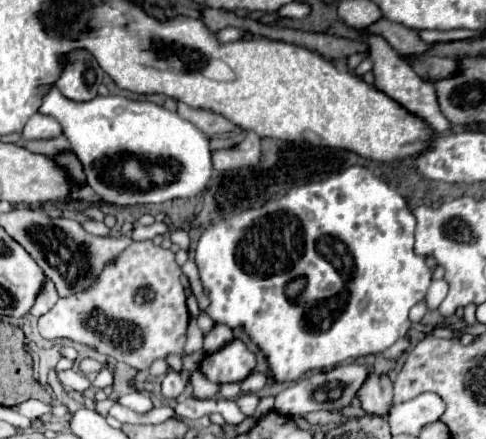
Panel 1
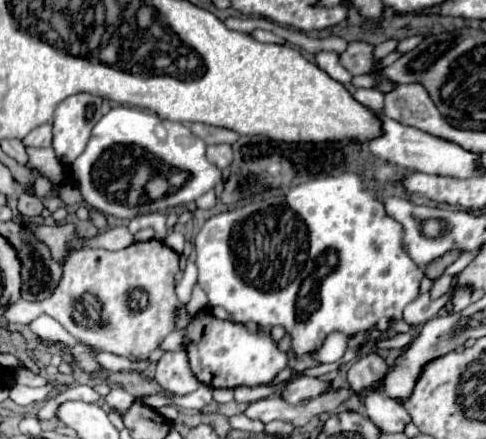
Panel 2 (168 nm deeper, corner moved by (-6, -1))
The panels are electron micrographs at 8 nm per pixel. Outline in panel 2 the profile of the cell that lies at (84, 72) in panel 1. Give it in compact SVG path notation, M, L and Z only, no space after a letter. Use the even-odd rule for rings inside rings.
M75 94L65 98L53 114L53 150L61 164L69 166L85 150L89 134L101 118L101 98Z

